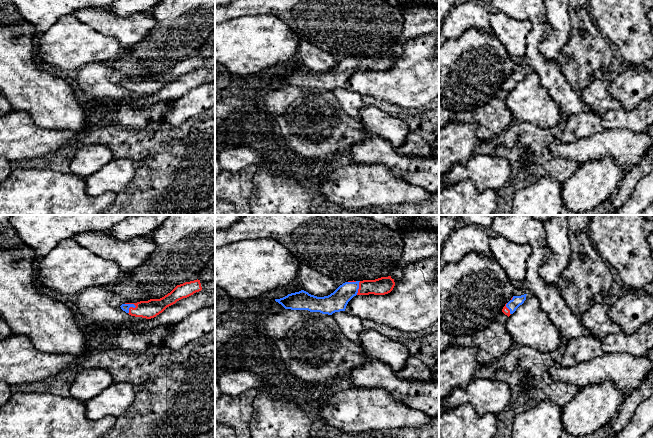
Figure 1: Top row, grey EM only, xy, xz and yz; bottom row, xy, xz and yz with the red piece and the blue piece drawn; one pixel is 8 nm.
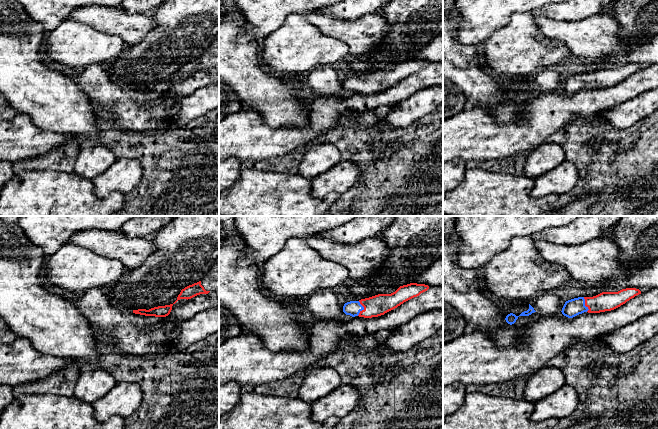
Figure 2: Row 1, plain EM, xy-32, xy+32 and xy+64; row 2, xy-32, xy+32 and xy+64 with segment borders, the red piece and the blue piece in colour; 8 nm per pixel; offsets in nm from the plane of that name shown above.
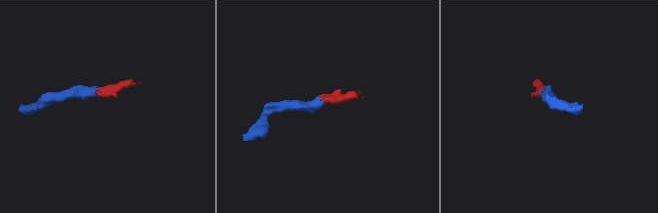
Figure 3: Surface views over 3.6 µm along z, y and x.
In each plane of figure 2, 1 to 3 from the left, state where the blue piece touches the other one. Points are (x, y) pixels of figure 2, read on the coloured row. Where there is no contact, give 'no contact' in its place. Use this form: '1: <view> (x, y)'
1: no contact
2: xy+32 (364, 308)
3: xy+64 (585, 304)

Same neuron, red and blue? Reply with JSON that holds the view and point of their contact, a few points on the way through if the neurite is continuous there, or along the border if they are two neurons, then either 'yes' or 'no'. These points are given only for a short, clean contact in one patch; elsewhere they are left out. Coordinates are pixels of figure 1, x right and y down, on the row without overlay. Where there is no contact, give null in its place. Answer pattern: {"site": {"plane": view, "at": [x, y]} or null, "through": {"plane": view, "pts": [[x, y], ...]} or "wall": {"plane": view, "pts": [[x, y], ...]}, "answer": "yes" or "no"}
{"site": {"plane": "xy", "at": [131, 83]}, "through": {"plane": "xy", "pts": [[149, 85], [131, 83], [125, 83]]}, "answer": "yes"}

